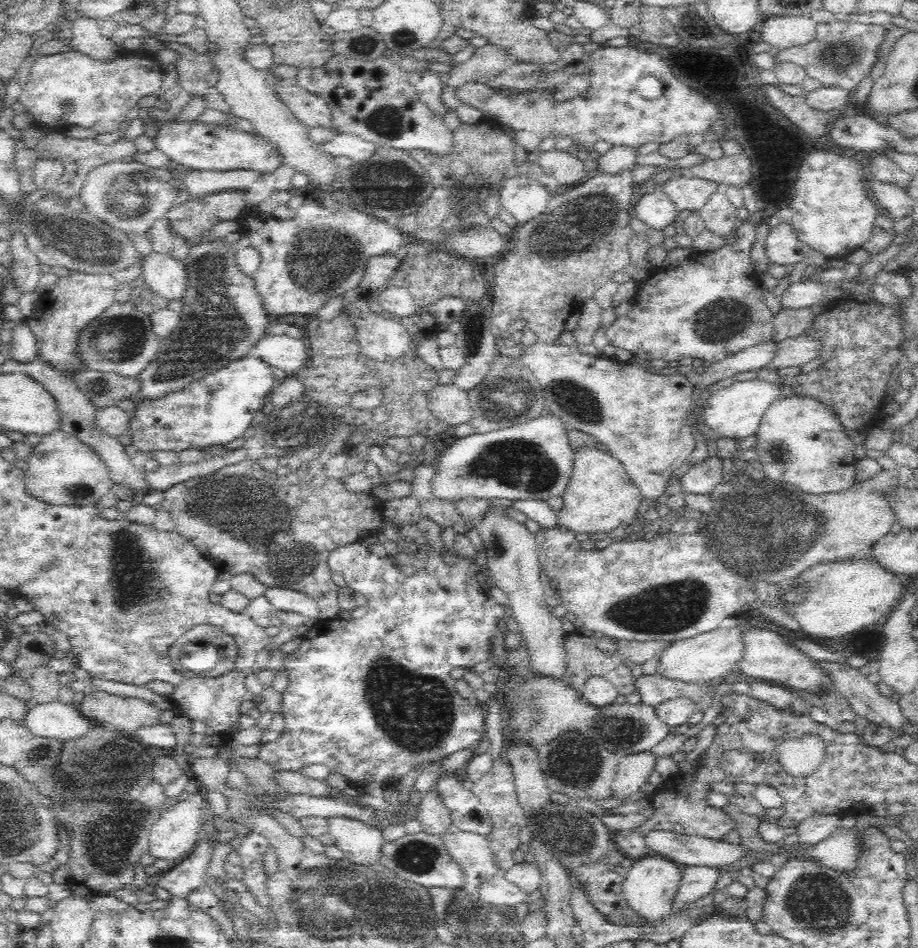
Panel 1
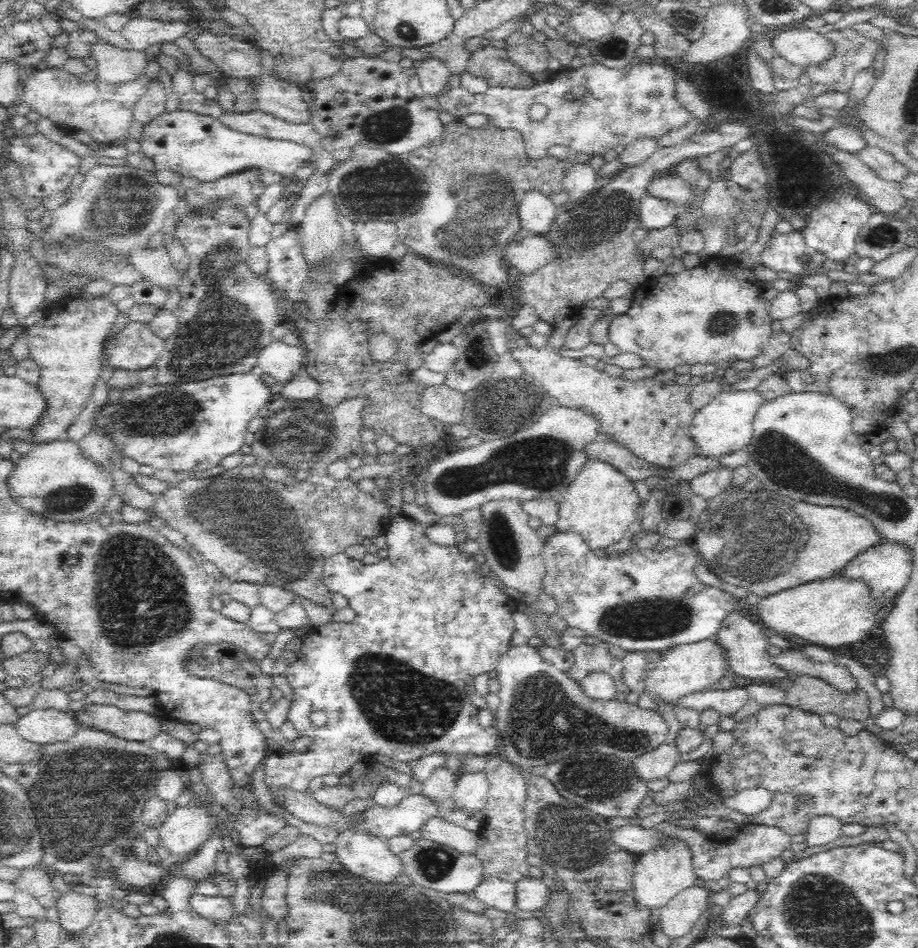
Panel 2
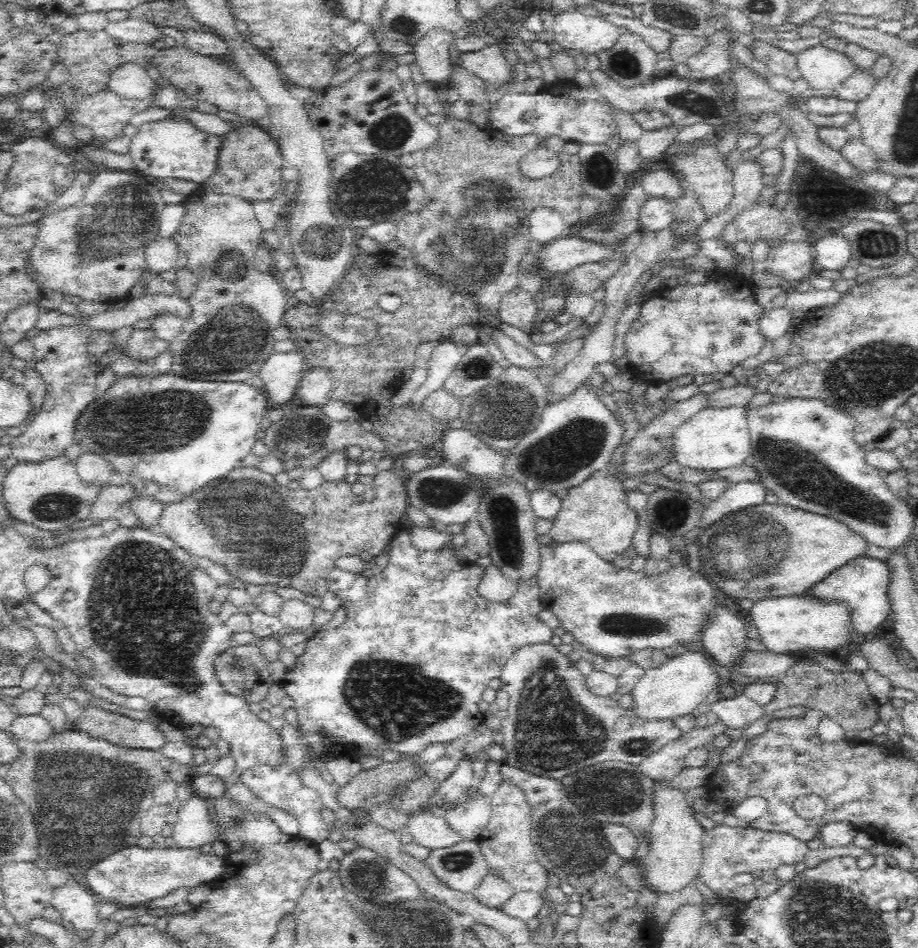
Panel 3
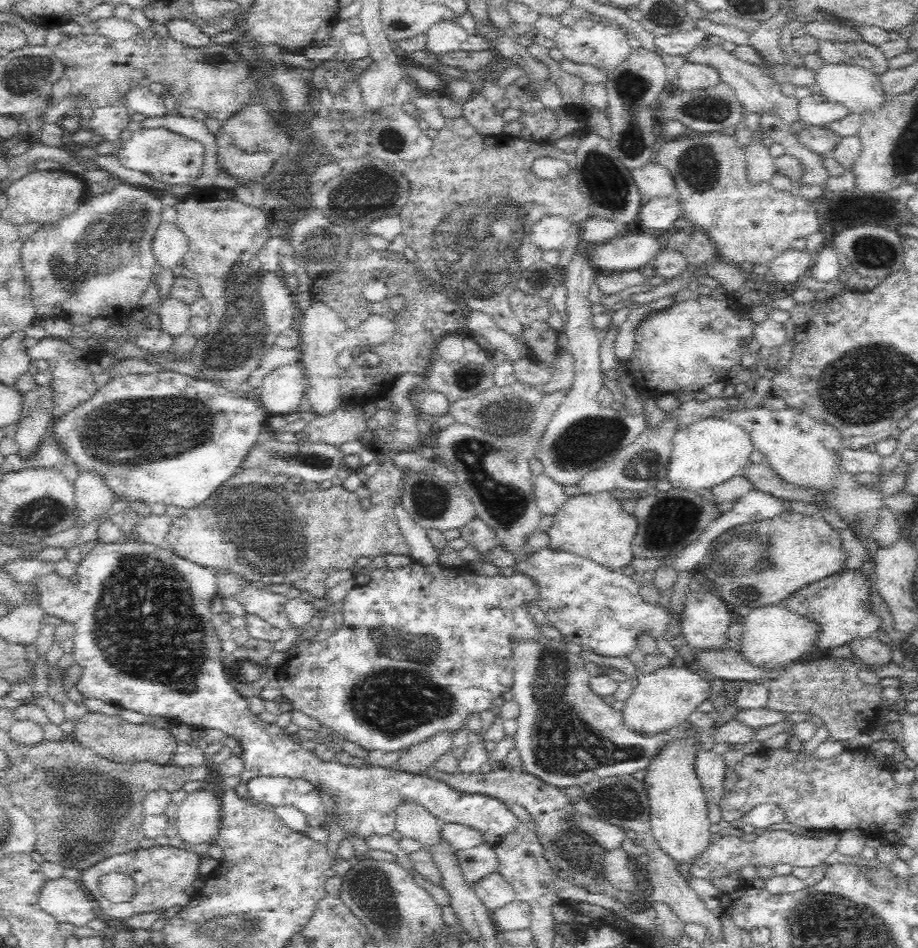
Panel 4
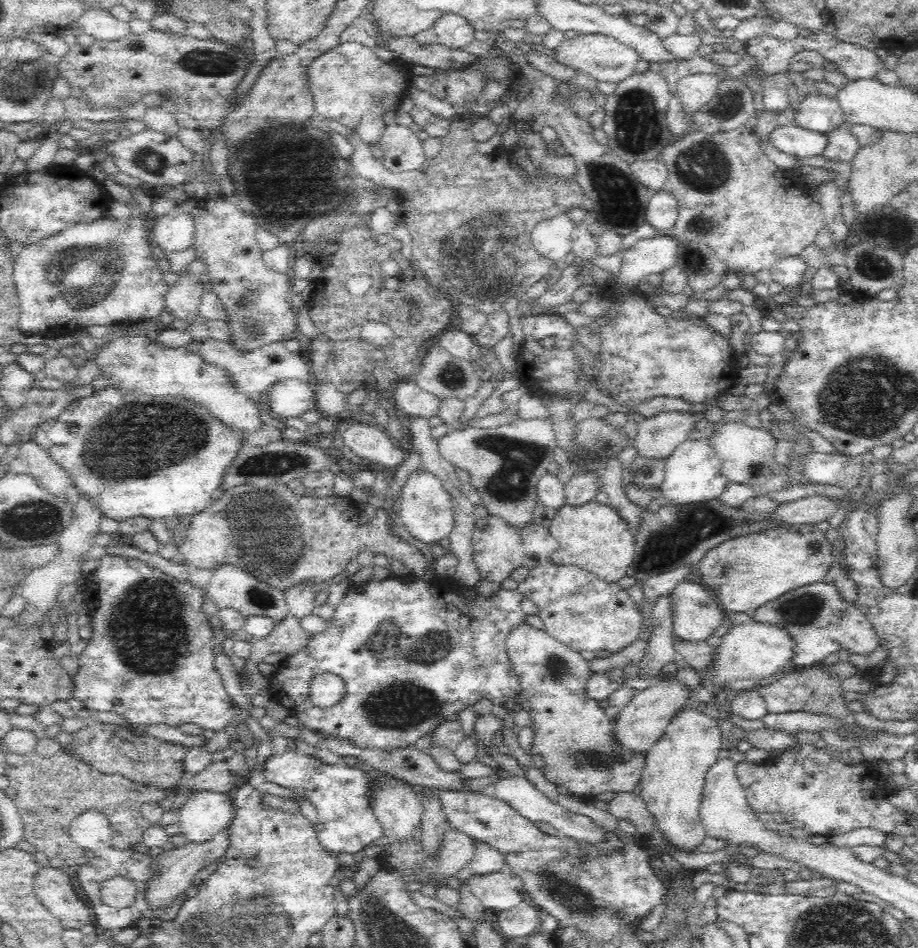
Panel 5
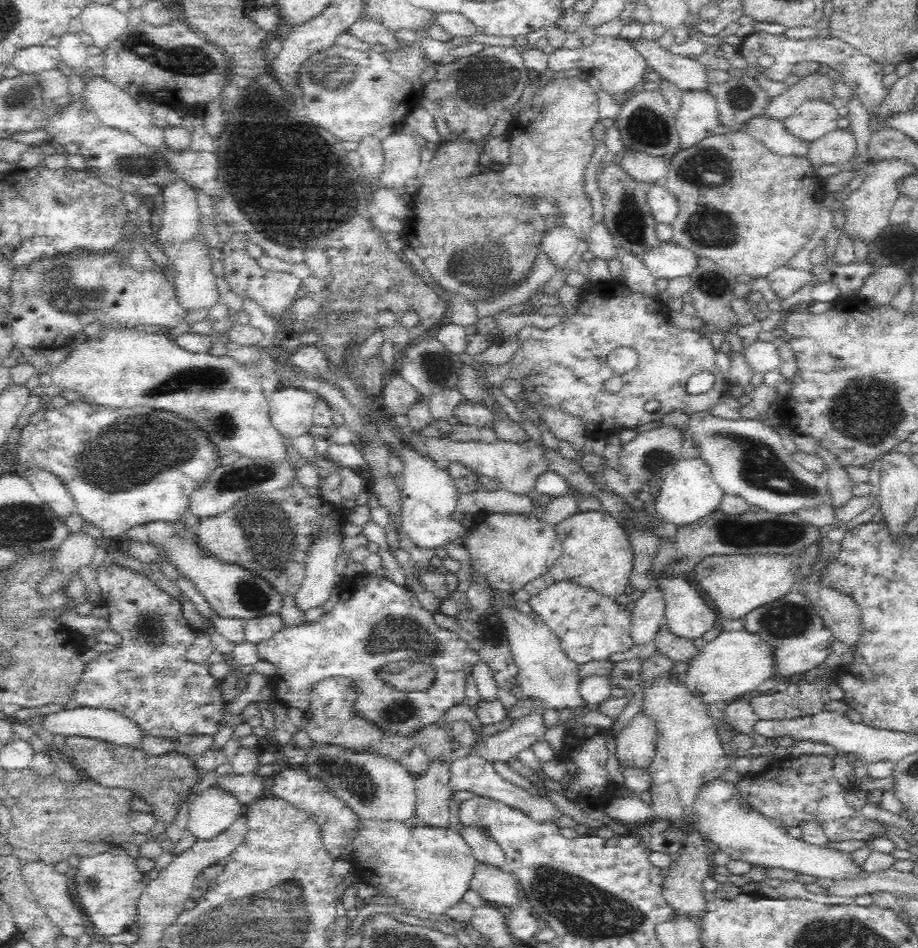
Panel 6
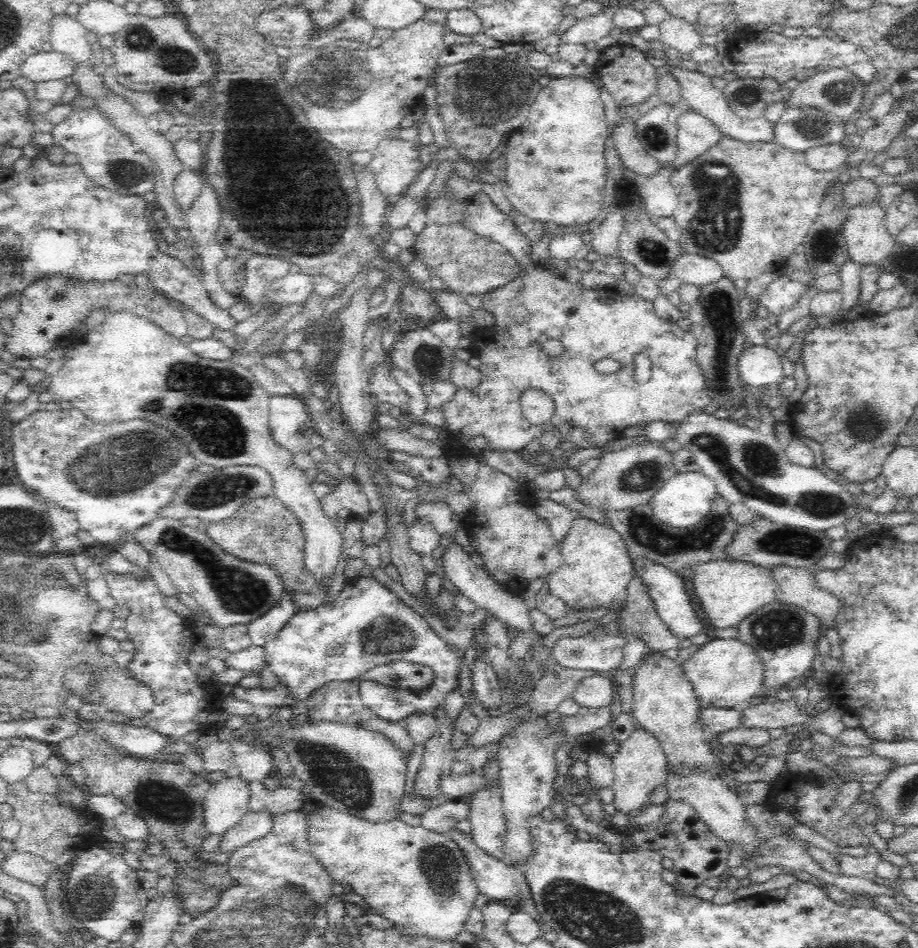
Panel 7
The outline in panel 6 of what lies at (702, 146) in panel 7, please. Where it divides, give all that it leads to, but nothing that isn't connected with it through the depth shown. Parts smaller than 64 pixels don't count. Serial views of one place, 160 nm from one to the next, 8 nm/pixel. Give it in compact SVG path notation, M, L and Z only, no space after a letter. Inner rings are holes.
M686 89L681 98L681 107L675 115L679 133L680 149L694 147L700 140L714 133L732 132L730 127L718 123L717 102L712 89Z

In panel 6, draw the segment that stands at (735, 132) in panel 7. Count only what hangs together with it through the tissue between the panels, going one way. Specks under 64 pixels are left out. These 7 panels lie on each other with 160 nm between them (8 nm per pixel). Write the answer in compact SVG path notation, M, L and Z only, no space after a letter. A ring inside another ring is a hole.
M644 36L630 38L627 42L646 60L648 67L658 72L664 80L678 85L682 92L686 89L710 89L707 70L697 60L671 54L657 40ZM765 113L746 124L743 130L780 156L806 157L810 150L811 142L792 134L786 129L785 122L768 119Z

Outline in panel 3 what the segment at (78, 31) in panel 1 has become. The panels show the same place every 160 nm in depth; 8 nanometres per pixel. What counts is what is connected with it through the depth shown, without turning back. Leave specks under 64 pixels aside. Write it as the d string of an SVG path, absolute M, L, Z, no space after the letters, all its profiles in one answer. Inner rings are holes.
M124 62L110 70L106 77L107 89L121 97L143 99L155 94L154 80L140 64Z

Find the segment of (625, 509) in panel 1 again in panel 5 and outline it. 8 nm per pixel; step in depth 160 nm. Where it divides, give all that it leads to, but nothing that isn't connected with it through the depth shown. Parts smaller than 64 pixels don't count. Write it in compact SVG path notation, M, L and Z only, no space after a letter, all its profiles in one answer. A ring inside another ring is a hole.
M588 502L582 505L563 505L548 527L558 542L558 549L551 554L556 563L575 564L596 573L600 579L617 583L627 576L635 555L635 536L631 526L610 505Z

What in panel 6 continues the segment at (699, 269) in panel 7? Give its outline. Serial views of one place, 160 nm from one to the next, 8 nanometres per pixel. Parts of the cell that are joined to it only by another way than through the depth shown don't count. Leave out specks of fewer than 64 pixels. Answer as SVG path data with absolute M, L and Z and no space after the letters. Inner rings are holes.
M672 242L645 248L640 259L652 277L668 281L689 277L697 263L697 256L691 250Z

